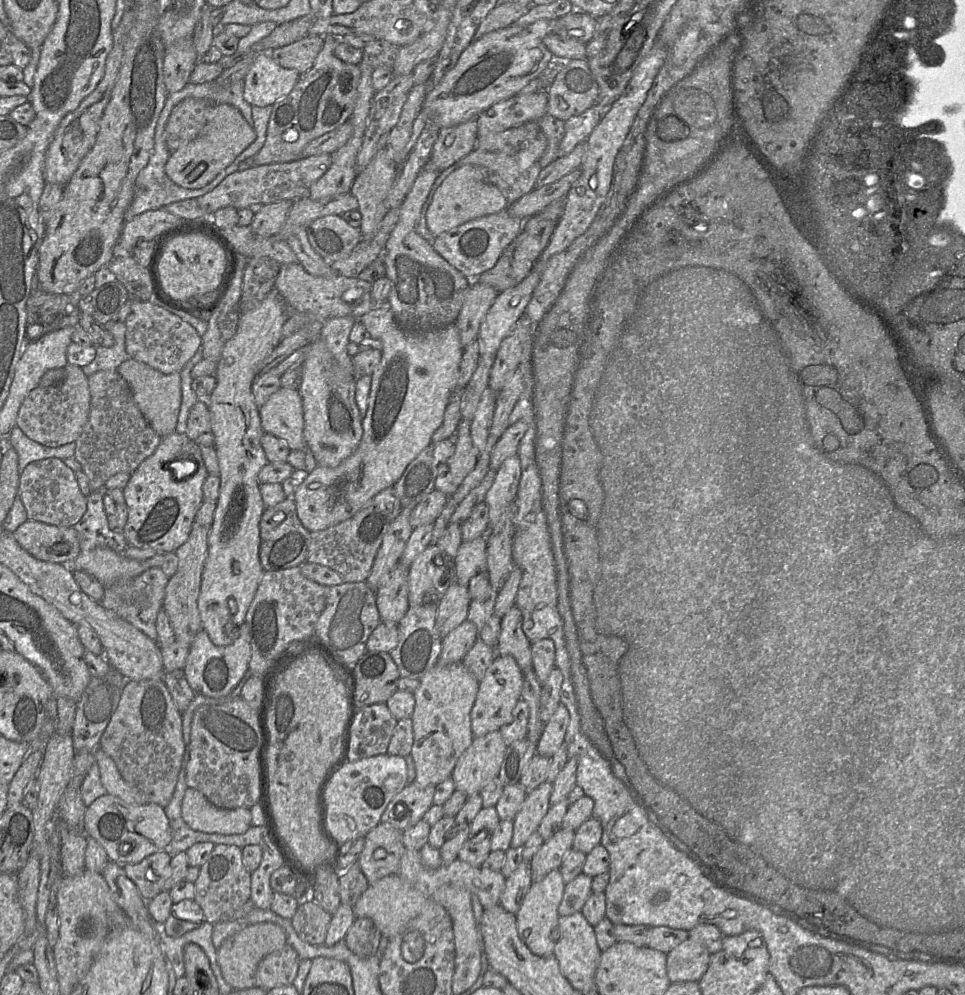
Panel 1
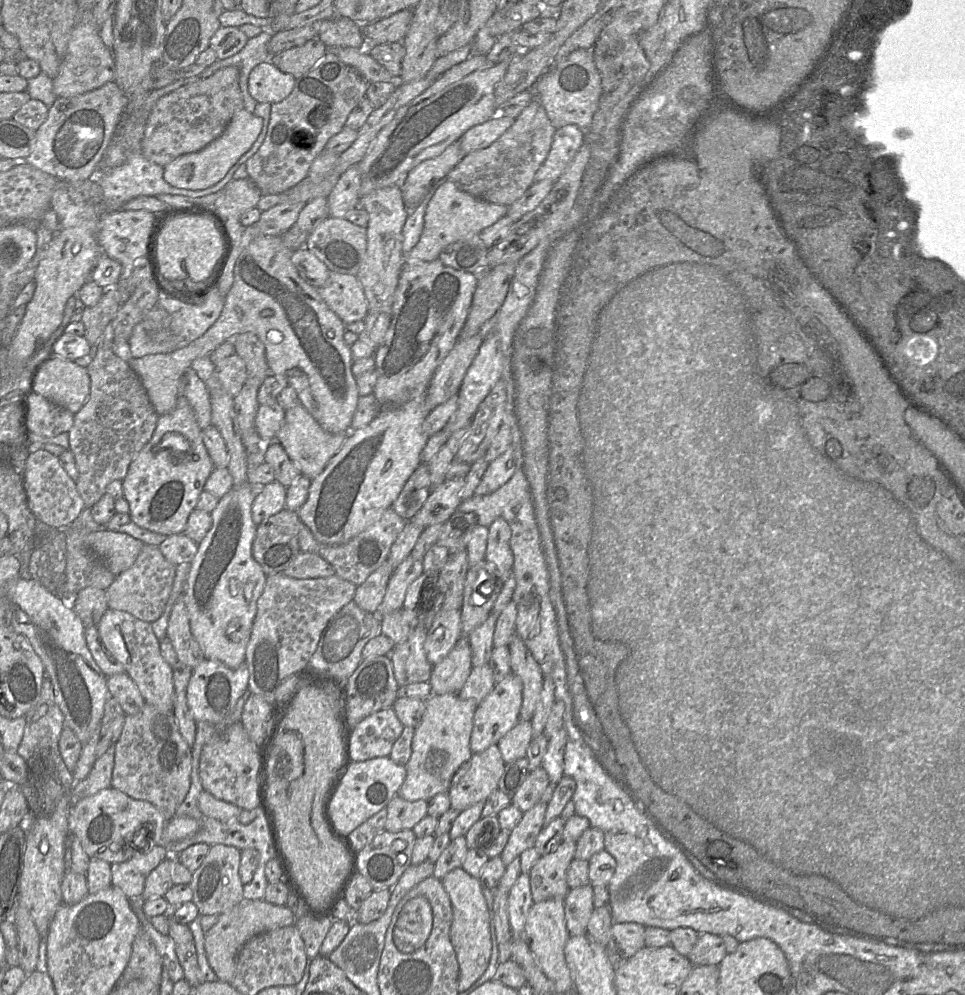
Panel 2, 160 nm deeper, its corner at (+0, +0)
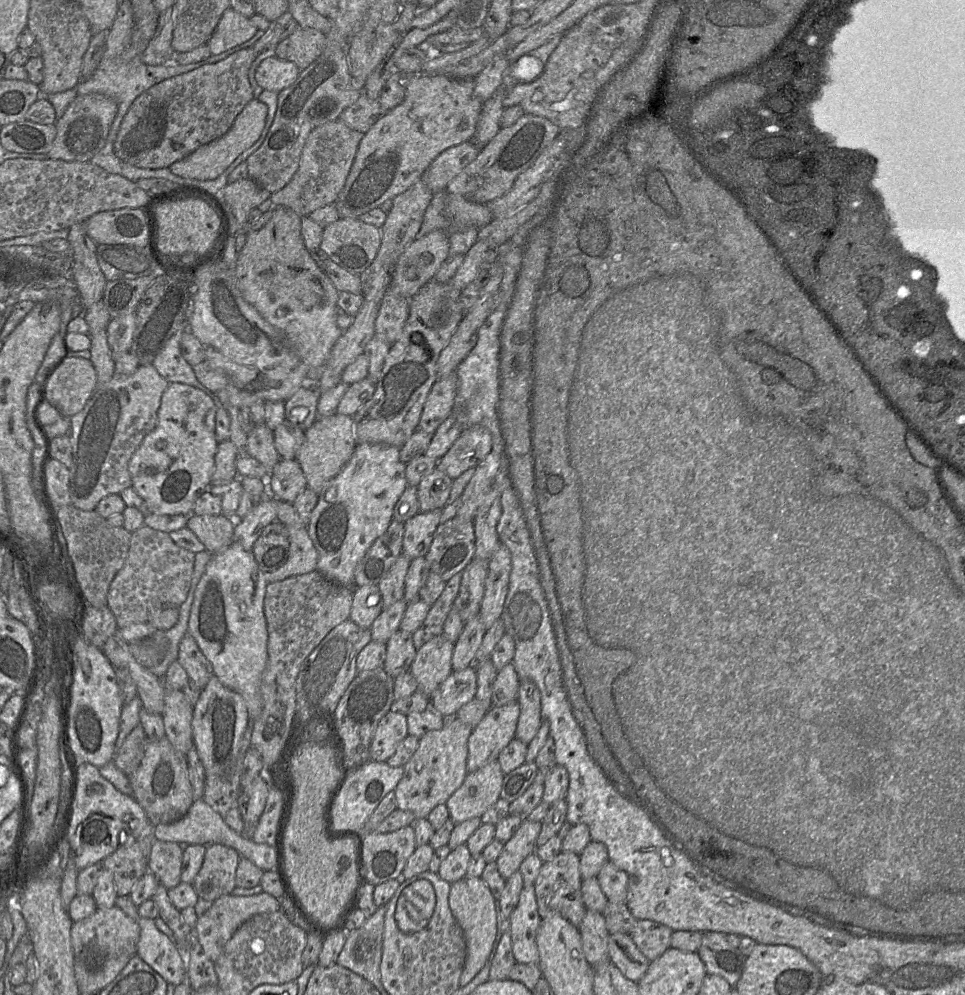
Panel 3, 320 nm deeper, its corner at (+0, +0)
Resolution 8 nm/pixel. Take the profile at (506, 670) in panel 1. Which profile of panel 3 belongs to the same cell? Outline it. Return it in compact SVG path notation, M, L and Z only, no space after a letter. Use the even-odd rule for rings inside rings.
M518 700L489 709L468 739L468 773L498 760L501 751L515 738L519 715Z

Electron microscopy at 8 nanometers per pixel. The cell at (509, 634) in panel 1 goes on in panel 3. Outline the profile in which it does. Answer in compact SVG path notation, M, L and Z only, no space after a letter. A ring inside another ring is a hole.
M521 680L518 692L520 715L515 738L529 744L543 721L541 715L541 693L538 686L531 680Z

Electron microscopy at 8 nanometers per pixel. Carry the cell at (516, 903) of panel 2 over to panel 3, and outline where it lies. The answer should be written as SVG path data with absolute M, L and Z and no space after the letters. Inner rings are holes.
M534 885L524 886L517 906L507 920L516 963L537 964L537 933L541 924Z

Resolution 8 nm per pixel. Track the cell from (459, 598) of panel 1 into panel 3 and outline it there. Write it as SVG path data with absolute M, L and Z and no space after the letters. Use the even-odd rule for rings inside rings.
M439 635L417 650L410 672L418 683L418 690L435 691L453 672L453 642Z

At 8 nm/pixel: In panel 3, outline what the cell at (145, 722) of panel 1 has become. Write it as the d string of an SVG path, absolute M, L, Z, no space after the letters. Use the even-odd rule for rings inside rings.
M146 737L144 757L128 778L133 789L133 797L154 826L168 824L182 818L193 803L187 759L175 750L166 737L157 741L149 741Z

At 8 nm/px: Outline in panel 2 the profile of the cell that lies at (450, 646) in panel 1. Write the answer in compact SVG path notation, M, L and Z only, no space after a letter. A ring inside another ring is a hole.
M461 636L449 654L433 666L429 679L432 694L458 694L472 668L471 645L468 637Z

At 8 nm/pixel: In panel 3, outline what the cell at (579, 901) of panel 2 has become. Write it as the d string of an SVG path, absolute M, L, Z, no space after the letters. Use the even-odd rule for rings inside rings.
M587 910L578 927L583 951L592 966L609 963L609 931L603 913Z

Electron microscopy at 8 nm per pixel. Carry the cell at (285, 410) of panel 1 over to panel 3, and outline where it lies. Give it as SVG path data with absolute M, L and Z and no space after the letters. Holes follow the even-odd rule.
M337 412L327 417L318 417L305 430L305 440L295 457L305 475L307 487L319 494L324 485L335 477L350 460L356 445L352 417Z

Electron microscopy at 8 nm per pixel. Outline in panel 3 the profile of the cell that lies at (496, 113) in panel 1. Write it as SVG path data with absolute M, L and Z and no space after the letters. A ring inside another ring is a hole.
M472 140L449 147L430 163L421 180L433 194L445 191L448 183L475 160L481 150Z

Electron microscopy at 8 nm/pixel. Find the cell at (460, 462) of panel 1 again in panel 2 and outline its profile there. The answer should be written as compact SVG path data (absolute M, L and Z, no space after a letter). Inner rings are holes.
M457 477L434 487L422 508L409 521L424 528L444 524L462 502L460 492L464 484L465 477Z

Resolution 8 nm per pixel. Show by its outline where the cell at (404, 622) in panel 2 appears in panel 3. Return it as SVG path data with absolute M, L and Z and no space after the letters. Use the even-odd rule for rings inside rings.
M399 629L387 641L384 670L393 678L409 671L417 650L413 643L413 634Z

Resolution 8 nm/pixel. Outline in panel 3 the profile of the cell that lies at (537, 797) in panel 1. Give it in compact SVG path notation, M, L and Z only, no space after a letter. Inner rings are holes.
M523 820L517 832L504 844L496 863L500 875L505 880L519 870L529 855L535 853L541 828L542 822Z

